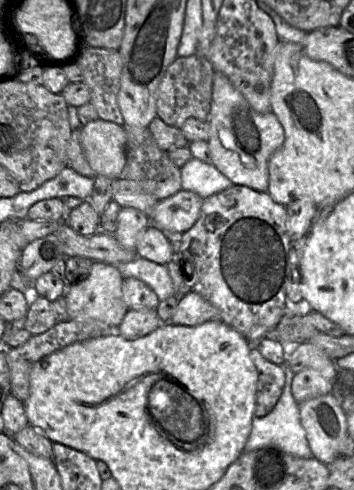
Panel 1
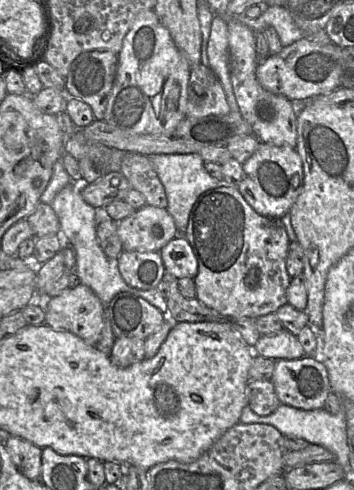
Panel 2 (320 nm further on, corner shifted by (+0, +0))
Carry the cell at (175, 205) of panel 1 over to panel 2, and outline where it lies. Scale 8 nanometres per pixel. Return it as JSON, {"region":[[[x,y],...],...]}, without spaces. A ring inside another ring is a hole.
{"region":[[[145,205],[118,222],[117,232],[125,251],[159,251],[178,234],[166,208]]]}

